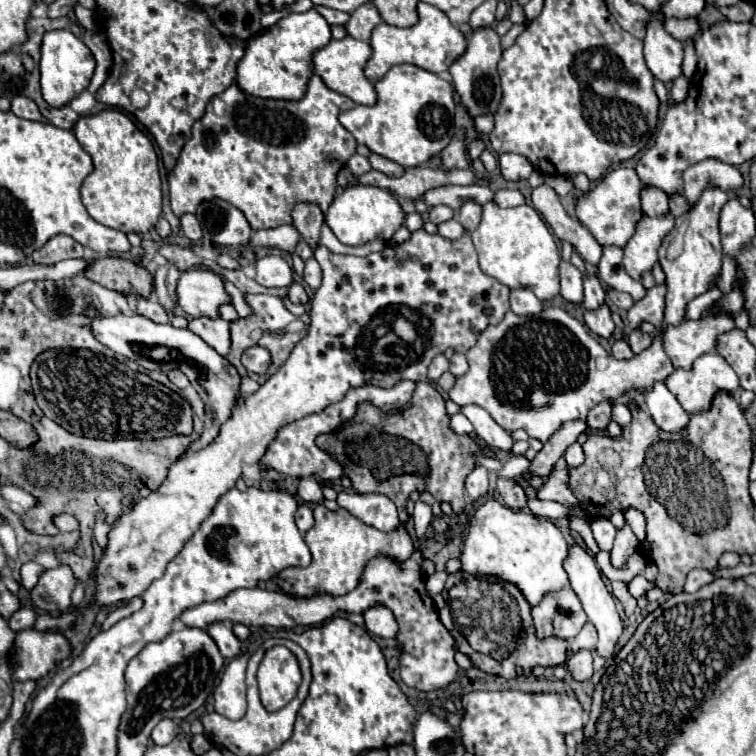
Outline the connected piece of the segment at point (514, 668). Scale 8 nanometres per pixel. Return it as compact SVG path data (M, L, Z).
M512 582L506 584L506 590L516 598L516 602L518 602L518 606L520 606L520 616L522 616L522 622L524 622L524 630L520 632L520 638L518 638L516 648L514 648L514 652L510 654L510 658L506 658L506 660L502 660L502 662L496 662L496 660L492 660L490 656L472 650L472 646L470 646L468 640L464 638L464 634L460 634L460 630L454 626L452 616L450 616L450 610L448 610L448 608L442 608L442 610L440 610L440 620L442 620L442 624L450 630L450 634L454 636L454 640L456 640L456 648L458 648L460 652L464 652L464 654L472 660L472 664L474 664L478 670L484 670L484 672L488 672L488 674L496 674L496 676L502 676L502 678L532 676L532 670L534 670L536 666L544 666L544 668L546 668L546 666L558 666L558 664L564 664L564 662L566 662L568 640L564 640L564 638L536 638L536 630L532 630L532 614L530 614L532 606L528 606L528 600L524 598L524 594L520 594L518 586L512 586Z

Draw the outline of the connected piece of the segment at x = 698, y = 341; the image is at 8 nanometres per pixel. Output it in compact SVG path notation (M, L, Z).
M720 314L720 316L702 316L700 320L684 320L680 326L668 326L666 330L652 326L650 322L642 322L640 330L656 338L660 334L664 342L664 352L672 360L674 368L690 368L692 362L714 350L716 336L722 332L728 332L734 328L734 316L732 314Z

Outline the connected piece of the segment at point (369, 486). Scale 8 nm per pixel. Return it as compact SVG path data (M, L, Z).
M418 382L414 396L410 400L410 404L398 412L392 414L384 414L382 418L382 430L394 436L402 436L414 444L418 444L428 460L428 474L420 476L420 474L392 474L388 480L378 480L370 468L364 466L354 466L354 462L348 458L348 454L344 452L344 444L334 444L336 440L330 436L318 436L316 444L330 452L342 466L344 466L344 474L352 480L352 488L360 494L370 494L370 492L378 492L388 496L396 508L398 508L398 516L400 522L404 524L408 514L404 512L406 500L408 496L418 490L418 492L430 492L438 502L450 502L454 514L460 514L466 506L466 488L464 488L464 480L466 476L474 470L474 454L482 452L486 456L492 456L492 452L484 452L476 446L476 442L470 436L460 436L456 432L450 430L448 426L450 416L446 414L444 408L444 398L440 396L440 392L430 384L430 382Z

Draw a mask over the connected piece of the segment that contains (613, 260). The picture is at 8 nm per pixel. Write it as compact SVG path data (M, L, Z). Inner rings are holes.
M604 246L604 254L602 254L602 260L598 264L598 276L604 284L612 286L614 290L628 292L634 300L640 300L646 294L646 288L642 286L642 282L634 280L624 270L620 246Z

